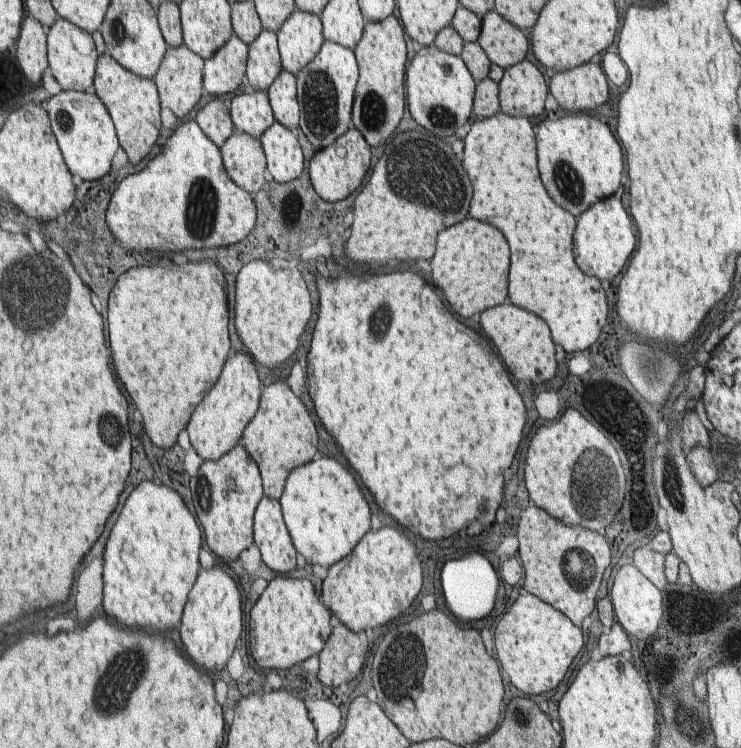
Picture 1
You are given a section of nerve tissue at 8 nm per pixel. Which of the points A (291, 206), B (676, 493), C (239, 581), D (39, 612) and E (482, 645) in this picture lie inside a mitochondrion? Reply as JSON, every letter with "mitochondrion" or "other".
{"A":"mitochondrion","B":"mitochondrion","C":"other","D":"other","E":"other"}

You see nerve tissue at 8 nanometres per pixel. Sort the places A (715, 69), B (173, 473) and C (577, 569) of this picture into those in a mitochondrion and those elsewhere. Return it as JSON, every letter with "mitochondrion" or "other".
{"A":"other","B":"other","C":"mitochondrion"}

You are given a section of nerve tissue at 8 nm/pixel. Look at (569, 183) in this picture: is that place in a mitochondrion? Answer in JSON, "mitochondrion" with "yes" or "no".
{"mitochondrion":"yes"}

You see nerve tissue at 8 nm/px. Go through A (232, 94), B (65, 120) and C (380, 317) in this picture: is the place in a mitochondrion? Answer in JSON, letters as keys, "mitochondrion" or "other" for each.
{"A":"other","B":"mitochondrion","C":"mitochondrion"}

